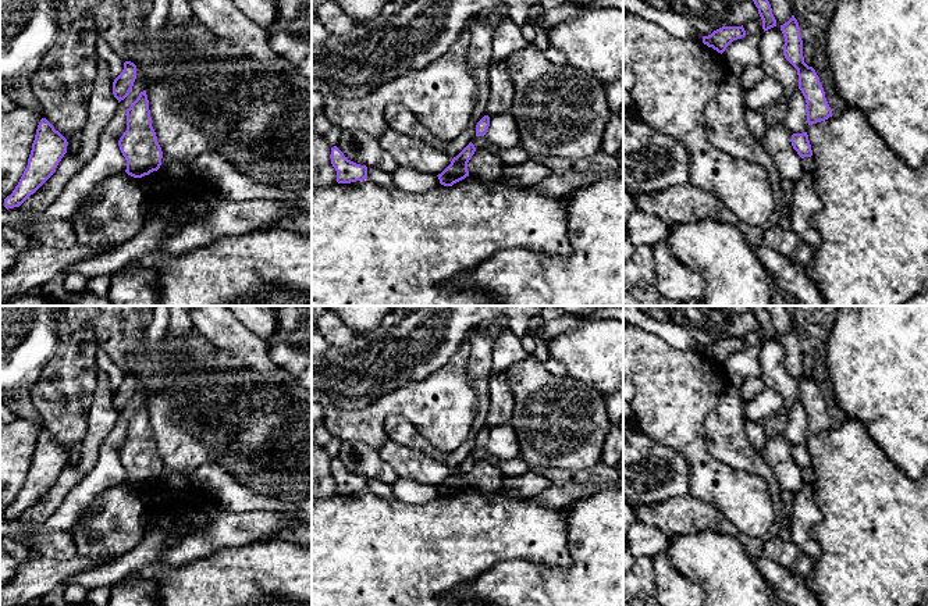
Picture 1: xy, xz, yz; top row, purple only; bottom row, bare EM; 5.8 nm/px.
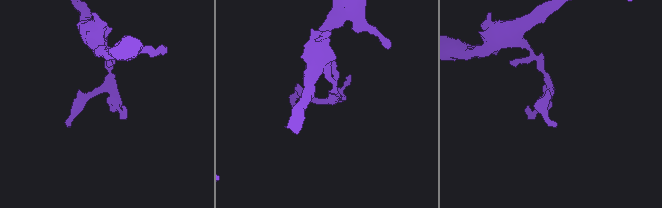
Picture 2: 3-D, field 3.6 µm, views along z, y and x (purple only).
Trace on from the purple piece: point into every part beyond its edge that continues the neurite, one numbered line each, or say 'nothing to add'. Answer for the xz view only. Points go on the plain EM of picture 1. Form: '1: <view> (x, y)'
nothing to add

